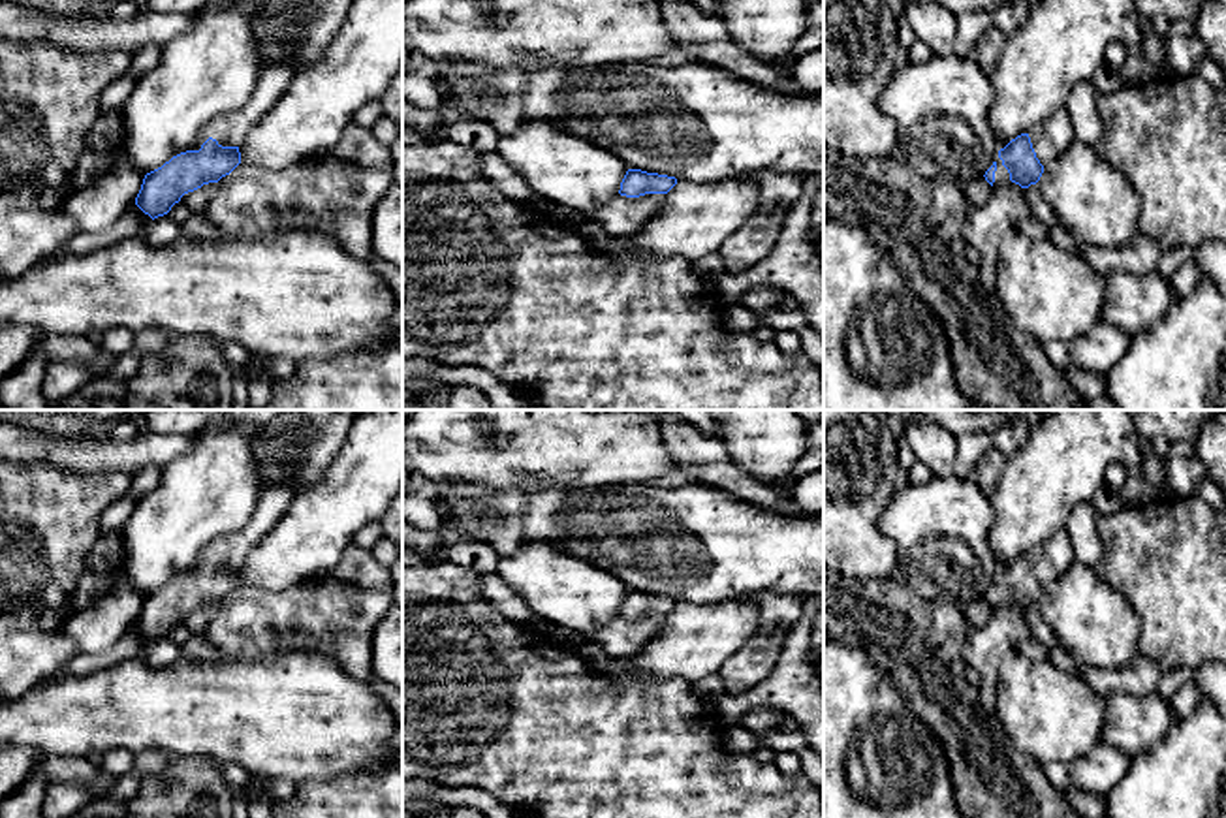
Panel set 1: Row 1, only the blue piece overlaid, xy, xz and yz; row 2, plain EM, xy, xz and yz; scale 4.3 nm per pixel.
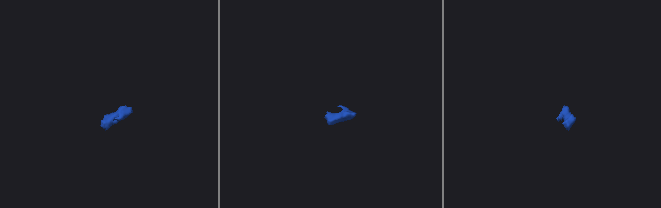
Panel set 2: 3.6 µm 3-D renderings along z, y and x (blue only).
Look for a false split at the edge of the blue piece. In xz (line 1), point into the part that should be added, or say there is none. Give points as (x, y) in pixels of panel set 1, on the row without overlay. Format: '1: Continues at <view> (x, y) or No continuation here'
1: Continues at xz (621, 638)

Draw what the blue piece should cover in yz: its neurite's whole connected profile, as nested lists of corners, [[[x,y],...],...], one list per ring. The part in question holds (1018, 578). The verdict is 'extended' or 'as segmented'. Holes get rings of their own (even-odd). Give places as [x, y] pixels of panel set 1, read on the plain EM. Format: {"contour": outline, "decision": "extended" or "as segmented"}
{"contour": [[[1061,530],[1000,570],[983,598],[991,607],[1012,602],[1021,609],[1029,609],[1040,602],[1044,589],[1061,577],[1074,560],[1070,536]]], "decision": "extended"}

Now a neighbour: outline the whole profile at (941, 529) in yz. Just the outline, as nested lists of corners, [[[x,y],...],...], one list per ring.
[[[931,478],[895,491],[878,519],[880,532],[895,543],[897,572],[927,600],[946,598],[963,606],[983,598],[1000,568],[989,534],[995,523],[991,498],[968,478]]]

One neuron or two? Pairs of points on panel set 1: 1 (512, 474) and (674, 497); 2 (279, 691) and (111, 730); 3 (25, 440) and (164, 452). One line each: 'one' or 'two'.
1: two
2: one
3: one

